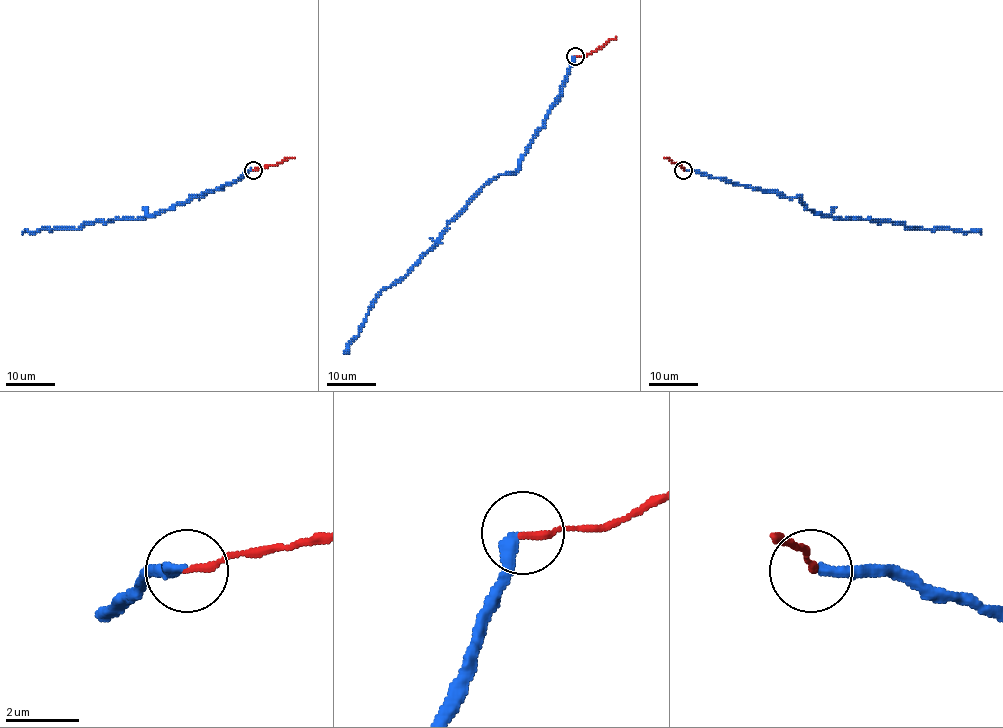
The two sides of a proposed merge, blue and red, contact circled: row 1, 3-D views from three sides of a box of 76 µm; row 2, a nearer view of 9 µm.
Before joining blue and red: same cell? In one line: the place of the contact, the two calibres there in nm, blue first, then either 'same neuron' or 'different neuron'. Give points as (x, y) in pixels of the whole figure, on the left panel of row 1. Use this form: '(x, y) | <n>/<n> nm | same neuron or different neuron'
(253, 170) | 320/200 nm | different neuron

